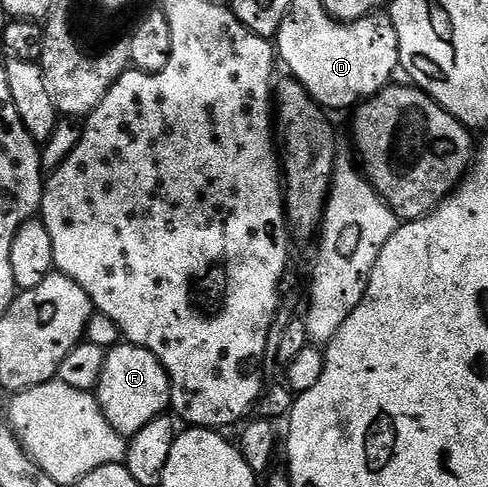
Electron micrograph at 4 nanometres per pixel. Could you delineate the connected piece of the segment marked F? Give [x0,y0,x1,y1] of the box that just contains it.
[97,343,171,439]

